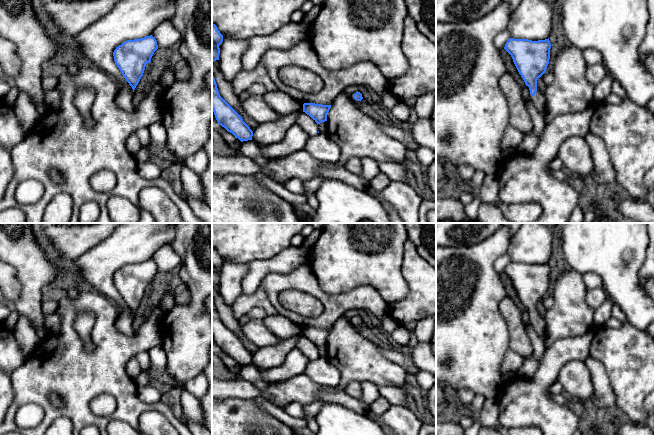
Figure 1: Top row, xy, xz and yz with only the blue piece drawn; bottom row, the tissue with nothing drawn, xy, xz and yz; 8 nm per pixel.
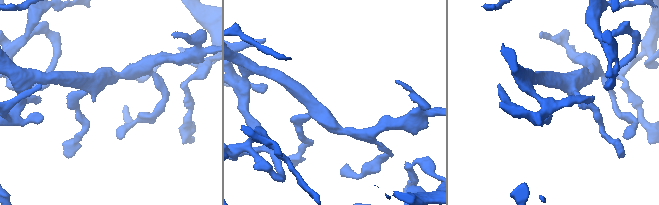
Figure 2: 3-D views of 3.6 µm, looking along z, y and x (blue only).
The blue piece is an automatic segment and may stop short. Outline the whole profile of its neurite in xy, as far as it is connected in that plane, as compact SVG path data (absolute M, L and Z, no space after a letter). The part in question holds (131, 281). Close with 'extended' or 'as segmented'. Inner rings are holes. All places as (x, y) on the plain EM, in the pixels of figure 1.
M150 259L144 262L127 264L116 271L114 285L133 316L143 300L146 288L151 286L158 273L156 263Z; as segmented

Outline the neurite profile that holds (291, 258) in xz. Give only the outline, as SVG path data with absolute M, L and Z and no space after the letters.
M294 246L282 250L269 260L252 261L248 263L247 271L241 279L241 292L251 295L255 293L266 275L286 274L308 263L308 255Z

